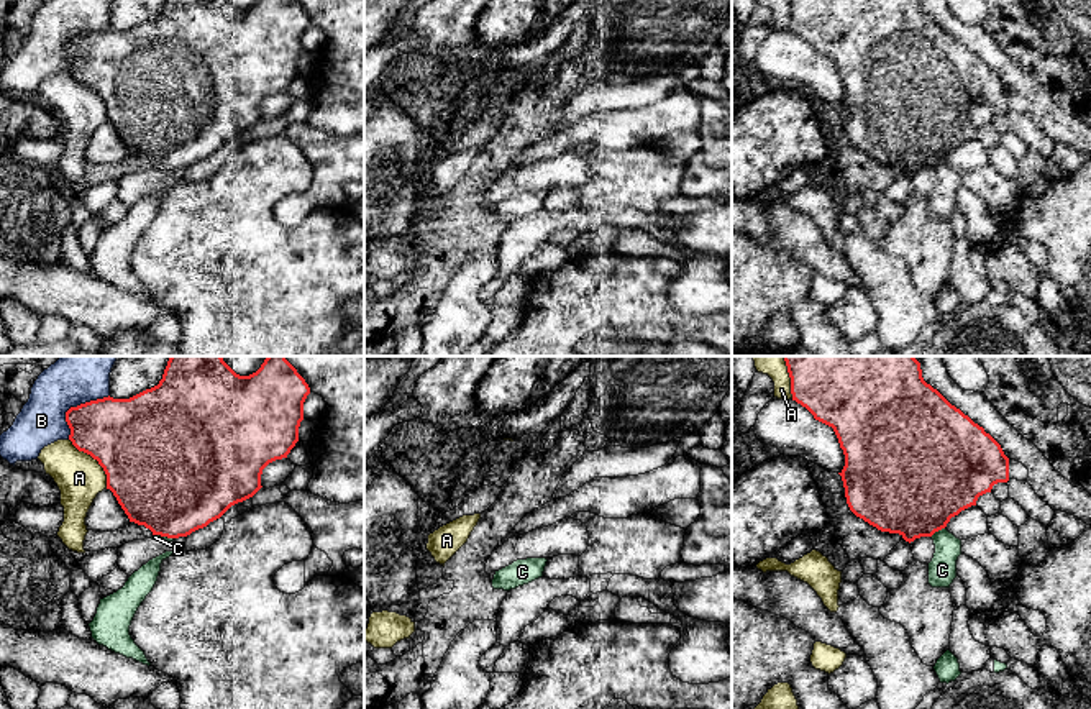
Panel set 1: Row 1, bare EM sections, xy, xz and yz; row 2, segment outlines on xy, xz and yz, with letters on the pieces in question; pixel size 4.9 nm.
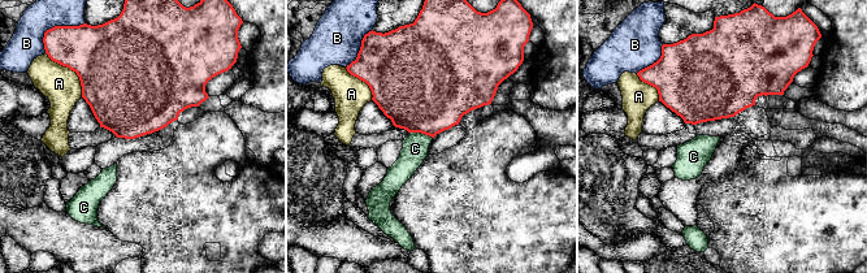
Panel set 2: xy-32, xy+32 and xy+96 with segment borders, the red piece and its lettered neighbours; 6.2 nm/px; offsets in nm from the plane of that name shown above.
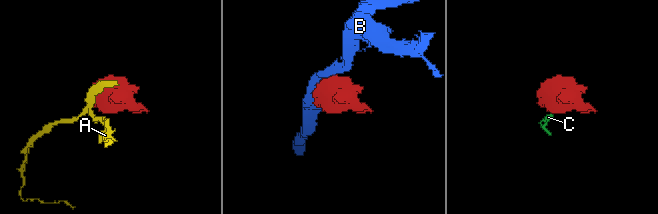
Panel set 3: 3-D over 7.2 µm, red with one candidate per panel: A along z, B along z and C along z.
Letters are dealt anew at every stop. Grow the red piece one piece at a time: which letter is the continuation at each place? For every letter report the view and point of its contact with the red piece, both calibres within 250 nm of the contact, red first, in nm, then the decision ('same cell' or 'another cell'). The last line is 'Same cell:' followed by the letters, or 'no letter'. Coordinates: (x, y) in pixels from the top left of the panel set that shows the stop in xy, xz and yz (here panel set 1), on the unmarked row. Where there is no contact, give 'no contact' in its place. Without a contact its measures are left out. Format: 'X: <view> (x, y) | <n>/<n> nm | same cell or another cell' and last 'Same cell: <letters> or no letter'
A: xy (95, 91) | 480/220 nm | another cell
B: xy (74, 40) | 340/220 nm | another cell
C: yz (937, 163) | 480/140 nm | another cell
Same cell: no letter

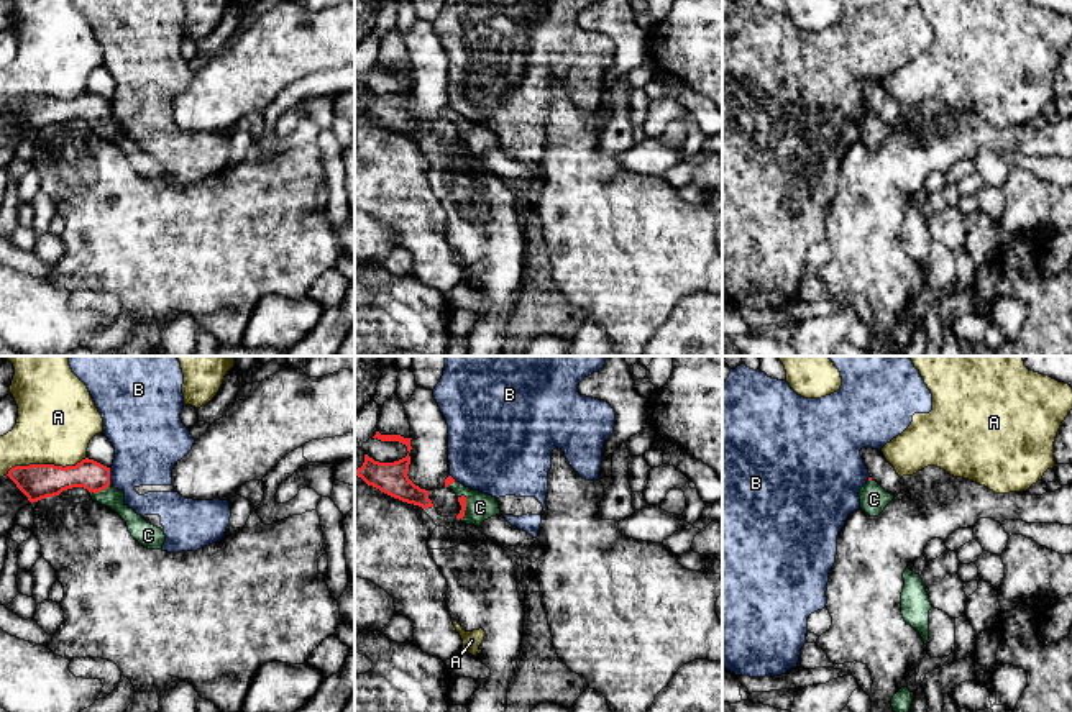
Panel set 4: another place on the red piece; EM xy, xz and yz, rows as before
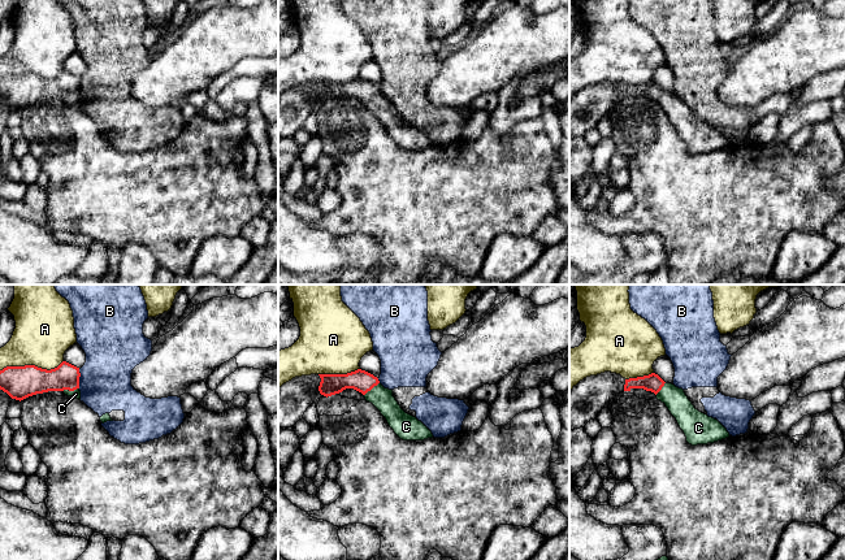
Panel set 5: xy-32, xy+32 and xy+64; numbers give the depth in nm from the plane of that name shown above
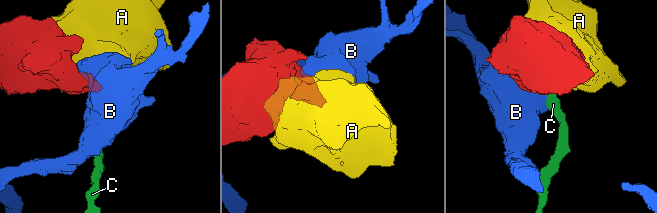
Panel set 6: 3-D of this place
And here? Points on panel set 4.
A: xy (45, 97) | 180/380 nm | another cell
B: xy (109, 109) | 140/320 nm | another cell
C: xy (99, 123) | 150/100 nm | same cell
Same cell: C

